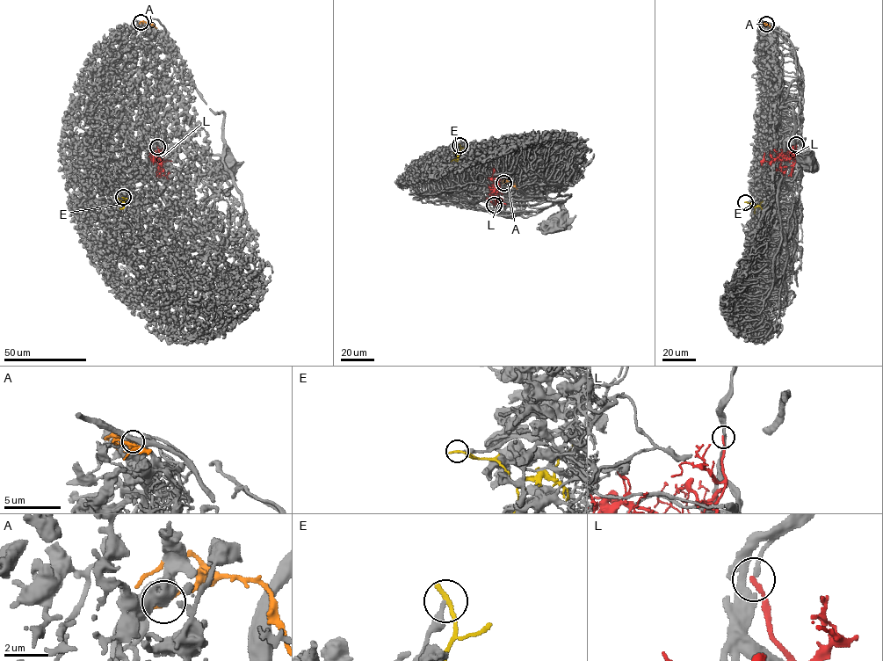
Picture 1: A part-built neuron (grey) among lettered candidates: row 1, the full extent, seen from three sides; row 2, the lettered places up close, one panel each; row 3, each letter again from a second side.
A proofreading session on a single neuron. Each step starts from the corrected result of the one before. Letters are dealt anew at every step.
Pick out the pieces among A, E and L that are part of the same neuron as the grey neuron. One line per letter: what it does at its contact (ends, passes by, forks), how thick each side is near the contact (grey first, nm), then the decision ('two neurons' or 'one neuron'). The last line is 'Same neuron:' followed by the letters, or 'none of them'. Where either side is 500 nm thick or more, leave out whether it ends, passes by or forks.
A: 850 nm thick on the grey side, 240 nm on the other; two neurons
E: it ends there; 240 nm thick on the grey side, 260 nm on the other; two neurons
L: it ends there; 170 nm thick on the grey side, 190 nm on the other; two neurons
Same neuron: none of them

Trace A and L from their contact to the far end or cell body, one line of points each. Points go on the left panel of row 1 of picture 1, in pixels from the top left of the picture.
A: (141, 22), (148, 22), (156, 28)
L: (157, 147), (162, 159), (155, 159), (154, 162), (154, 152)

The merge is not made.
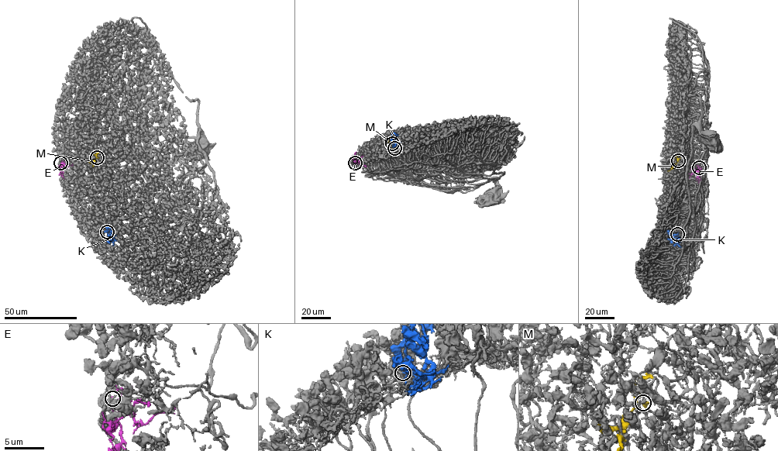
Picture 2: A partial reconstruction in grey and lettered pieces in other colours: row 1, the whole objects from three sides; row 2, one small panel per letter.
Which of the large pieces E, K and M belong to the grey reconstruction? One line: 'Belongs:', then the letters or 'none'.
Belongs: K

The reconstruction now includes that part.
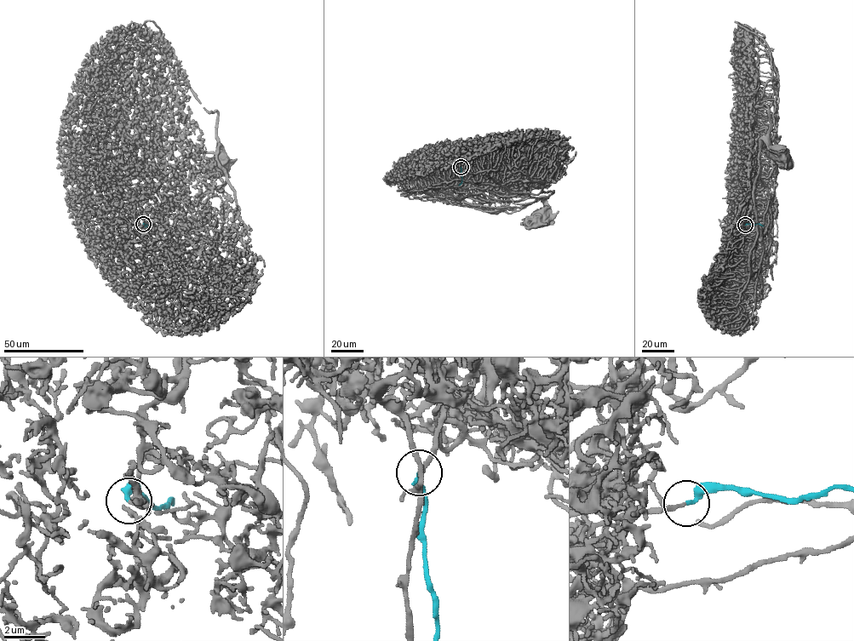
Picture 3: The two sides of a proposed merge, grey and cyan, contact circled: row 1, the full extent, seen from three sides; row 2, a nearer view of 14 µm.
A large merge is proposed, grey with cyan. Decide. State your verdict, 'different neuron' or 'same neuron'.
same neuron

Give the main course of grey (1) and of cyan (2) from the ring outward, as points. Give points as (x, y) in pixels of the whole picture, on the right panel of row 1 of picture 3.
1: (744, 225), (739, 221), (770, 213), (774, 201), (759, 180), (760, 143), (766, 141), (780, 155)
2: (745, 225), (764, 226)

